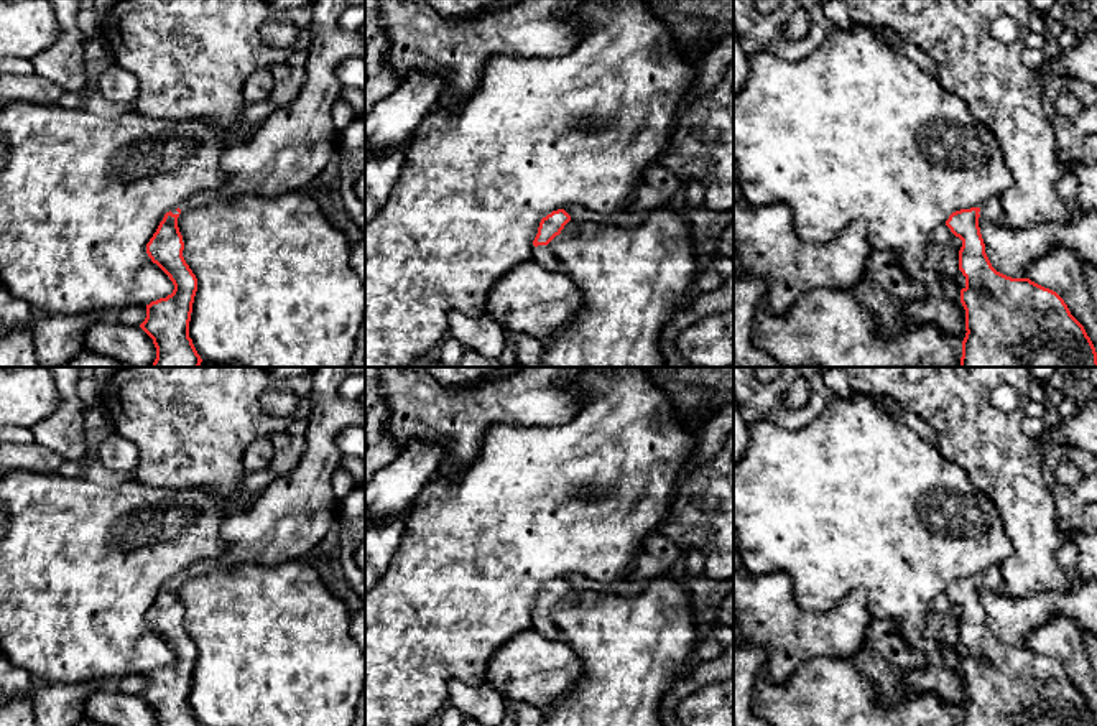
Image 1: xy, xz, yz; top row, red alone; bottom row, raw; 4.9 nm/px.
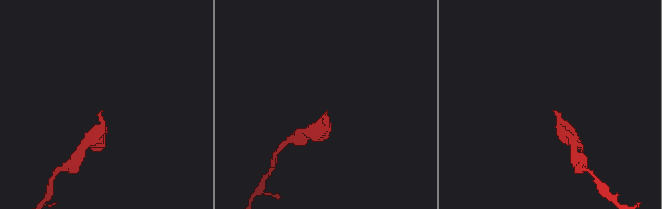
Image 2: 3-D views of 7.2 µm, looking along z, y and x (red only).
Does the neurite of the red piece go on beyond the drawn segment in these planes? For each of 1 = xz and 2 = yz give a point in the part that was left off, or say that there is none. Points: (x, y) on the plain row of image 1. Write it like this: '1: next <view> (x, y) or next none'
1: next xz (541, 623)
2: next yz (990, 578)

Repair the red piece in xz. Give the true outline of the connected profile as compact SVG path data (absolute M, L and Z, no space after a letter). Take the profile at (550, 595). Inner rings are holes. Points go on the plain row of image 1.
M564 578L553 579L541 588L538 603L533 609L533 631L546 639L559 639L559 632L554 622L549 619L548 612L561 603L562 598L569 598L574 593L571 584Z

